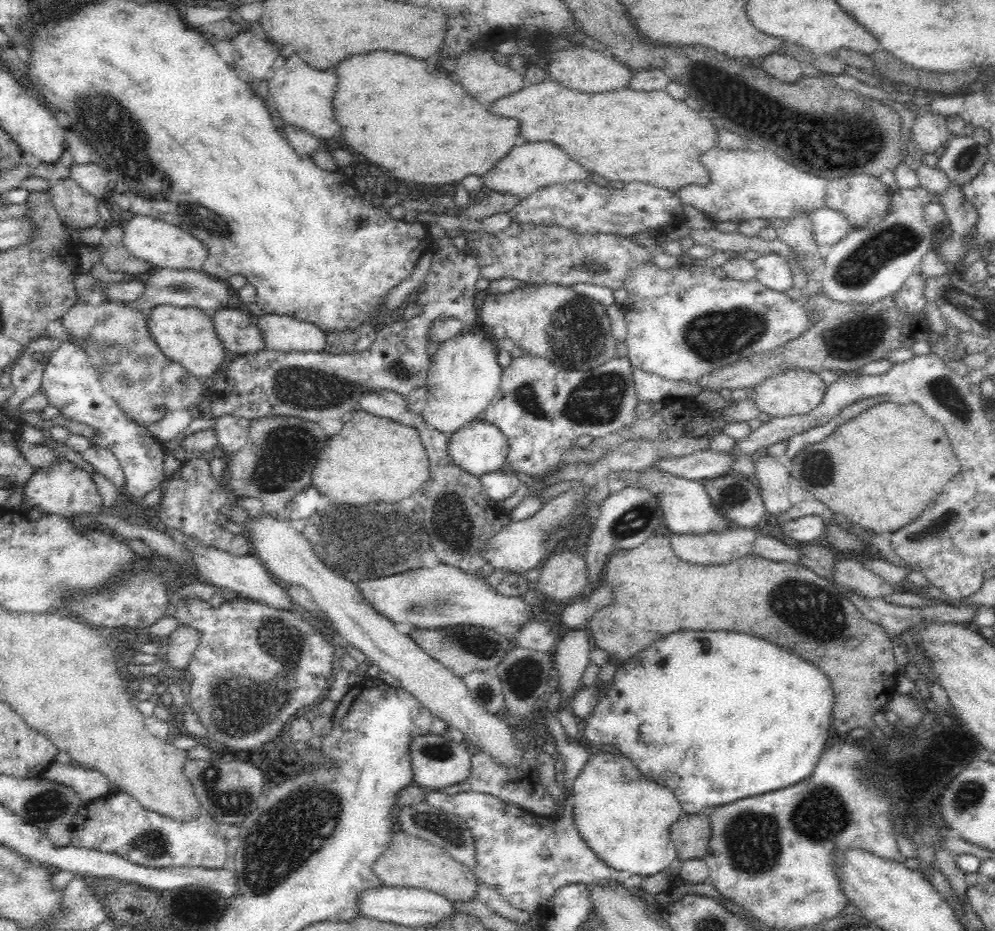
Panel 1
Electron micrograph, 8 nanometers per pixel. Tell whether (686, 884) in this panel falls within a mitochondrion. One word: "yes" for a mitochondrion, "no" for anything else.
no

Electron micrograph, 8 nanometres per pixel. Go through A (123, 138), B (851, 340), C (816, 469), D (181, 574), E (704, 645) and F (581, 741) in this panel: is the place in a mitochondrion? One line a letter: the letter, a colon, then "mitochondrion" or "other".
A: mitochondrion
B: mitochondrion
C: mitochondrion
D: other
E: other
F: other

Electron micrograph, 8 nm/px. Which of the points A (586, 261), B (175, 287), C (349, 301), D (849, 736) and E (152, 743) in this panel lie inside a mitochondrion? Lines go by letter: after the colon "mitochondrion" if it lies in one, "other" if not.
A: mitochondrion
B: mitochondrion
C: other
D: other
E: other

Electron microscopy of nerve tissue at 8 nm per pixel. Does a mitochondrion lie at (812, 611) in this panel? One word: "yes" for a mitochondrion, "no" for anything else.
yes

